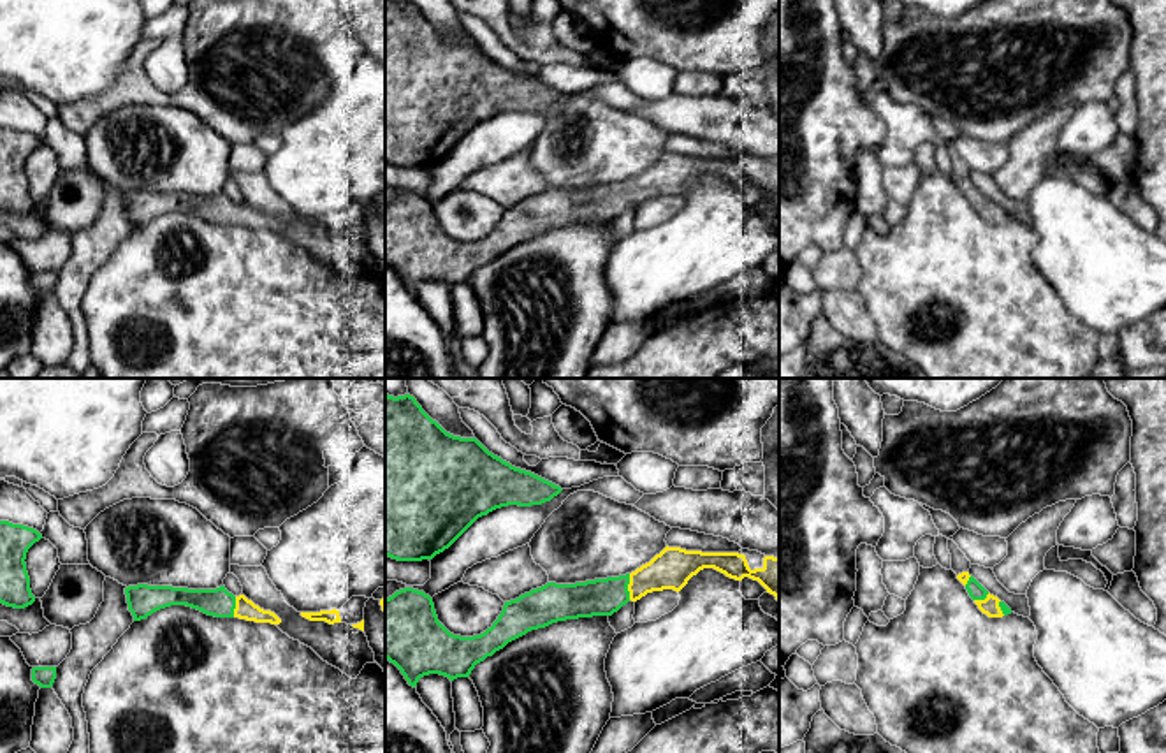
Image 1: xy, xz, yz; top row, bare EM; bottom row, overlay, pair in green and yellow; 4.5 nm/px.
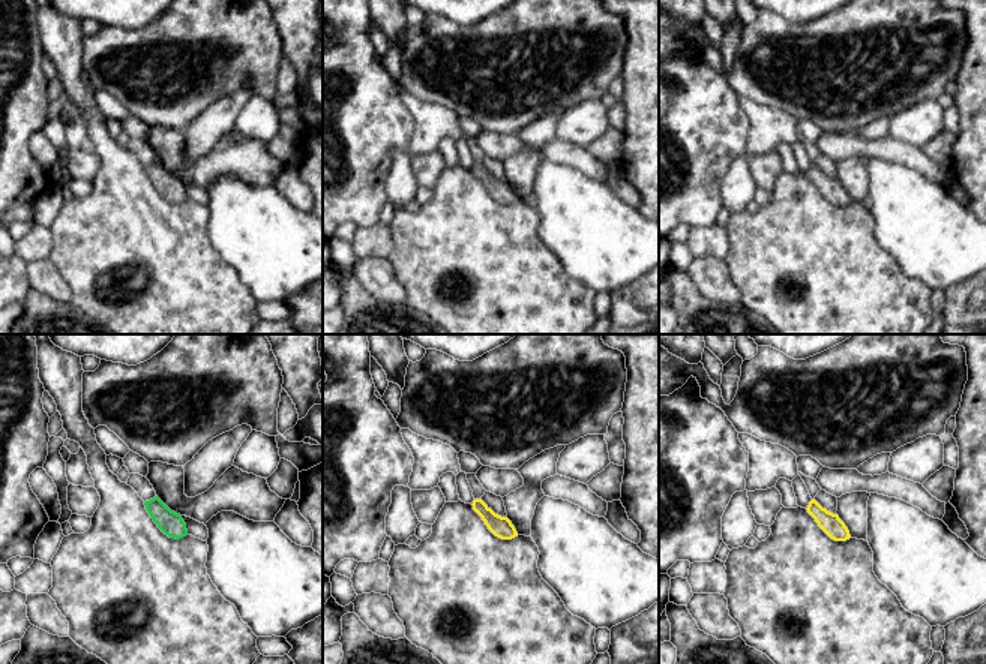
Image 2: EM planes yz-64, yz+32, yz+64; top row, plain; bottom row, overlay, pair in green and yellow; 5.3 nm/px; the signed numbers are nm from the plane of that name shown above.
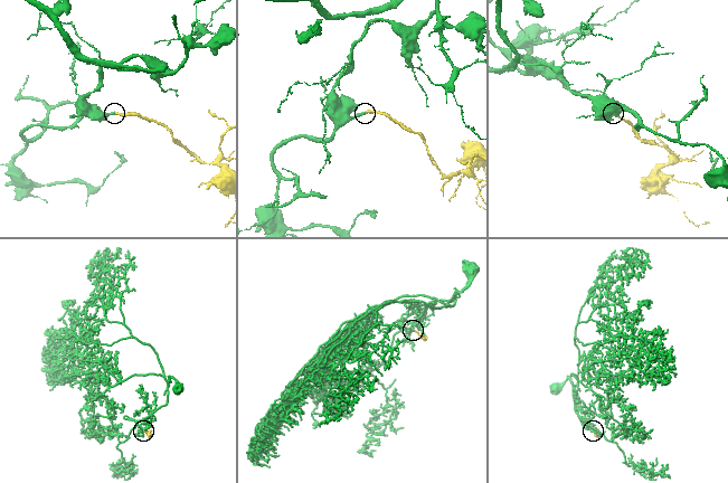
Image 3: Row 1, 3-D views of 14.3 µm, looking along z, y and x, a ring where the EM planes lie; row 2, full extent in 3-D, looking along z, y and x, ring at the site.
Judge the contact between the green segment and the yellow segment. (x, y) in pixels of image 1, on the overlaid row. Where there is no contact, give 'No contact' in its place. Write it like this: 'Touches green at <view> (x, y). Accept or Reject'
Touches green at xz (626, 586). Accept

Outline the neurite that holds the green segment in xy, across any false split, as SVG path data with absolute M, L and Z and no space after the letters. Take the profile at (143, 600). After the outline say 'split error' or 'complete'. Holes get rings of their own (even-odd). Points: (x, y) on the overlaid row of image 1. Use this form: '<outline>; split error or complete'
M137 584L125 588L125 595L134 621L146 619L153 612L171 605L186 605L215 618L239 618L271 625L281 623L274 612L260 609L244 595L234 596L225 586L216 589L188 589Z; split error

